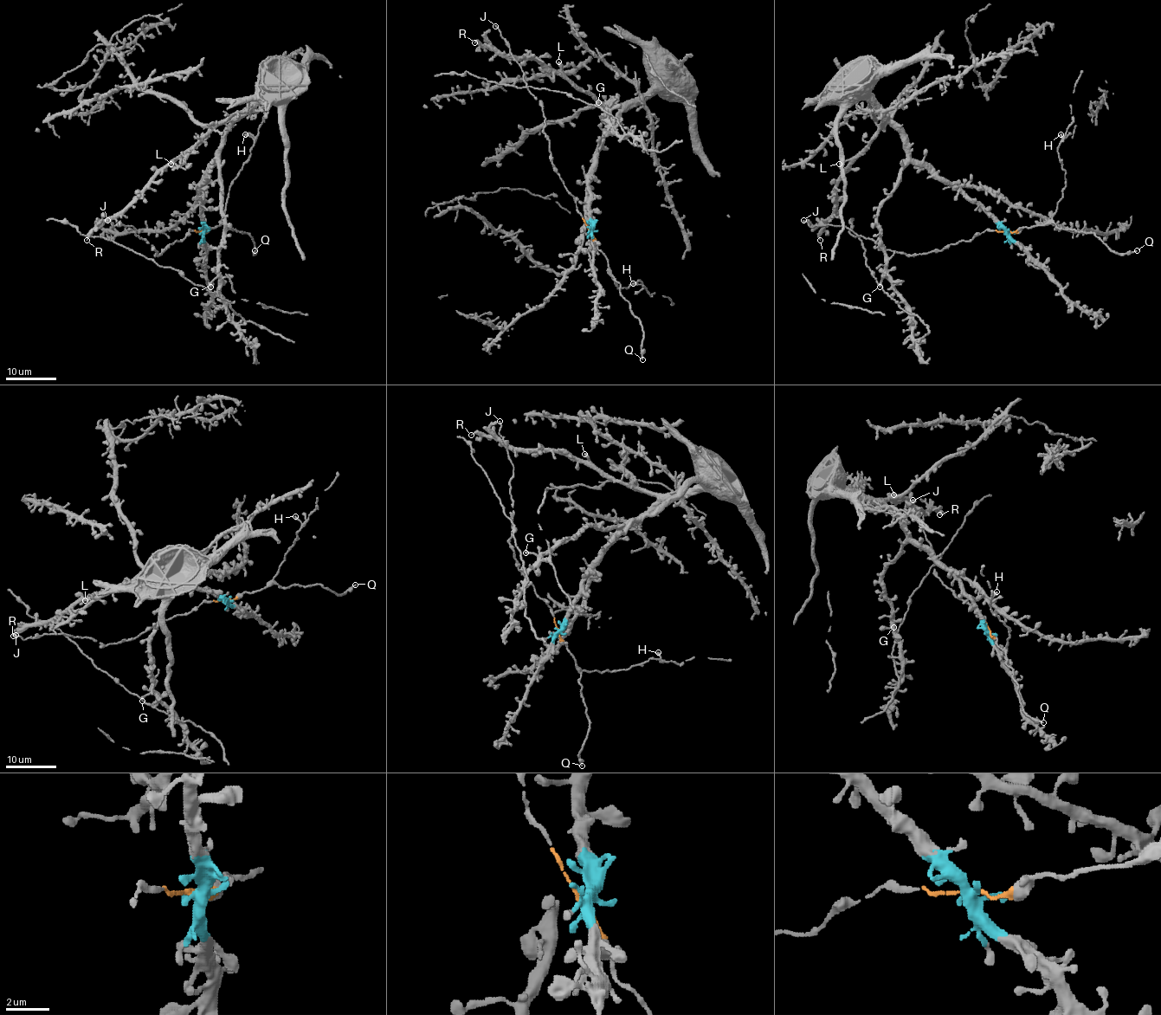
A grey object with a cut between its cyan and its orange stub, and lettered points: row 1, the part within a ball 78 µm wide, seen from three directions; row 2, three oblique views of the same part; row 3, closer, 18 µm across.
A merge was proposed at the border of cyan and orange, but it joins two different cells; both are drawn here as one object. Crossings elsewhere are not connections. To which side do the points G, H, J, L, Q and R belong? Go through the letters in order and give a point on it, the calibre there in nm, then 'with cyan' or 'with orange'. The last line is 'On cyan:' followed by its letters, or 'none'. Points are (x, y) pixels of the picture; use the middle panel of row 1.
G: place (598, 102); calibre 240 nm; with cyan
H: place (633, 283); calibre 320 nm; with orange
J: place (495, 26); calibre 150 nm; with orange
L: place (558, 61); calibre 400 nm; with cyan
Q: place (642, 359); calibre 150 nm; with orange
R: place (474, 42); calibre 190 nm; with cyan
On cyan: G, L, R

